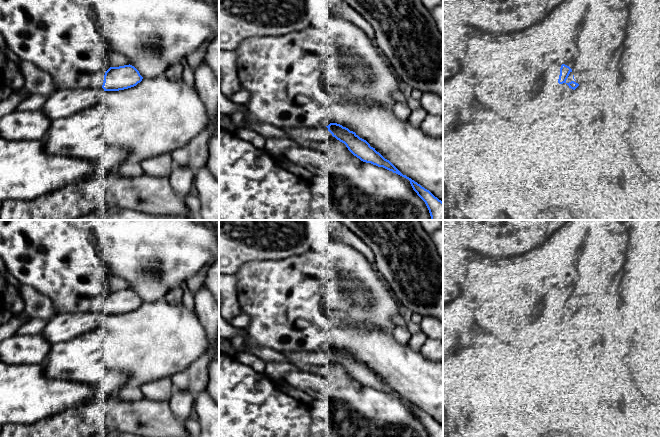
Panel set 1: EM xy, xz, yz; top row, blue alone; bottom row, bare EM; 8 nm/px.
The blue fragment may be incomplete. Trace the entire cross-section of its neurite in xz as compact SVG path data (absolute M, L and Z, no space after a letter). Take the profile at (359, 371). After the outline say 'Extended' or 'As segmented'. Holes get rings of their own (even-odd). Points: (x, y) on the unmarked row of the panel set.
M330 347L325 351L292 351L283 354L291 361L291 364L297 370L319 375L320 366L314 364L319 353L329 355L333 361L344 367L348 374L361 385L383 391L408 403L413 414L425 426L429 437L443 437L443 426L441 424L411 402L403 399L389 384L385 383L375 372L371 371L366 364L360 362L355 356L350 355L348 352L337 347Z. Extended

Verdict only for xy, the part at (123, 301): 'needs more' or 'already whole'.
needs more

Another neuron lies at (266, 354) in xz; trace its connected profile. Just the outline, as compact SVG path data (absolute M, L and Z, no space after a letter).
M253 345L249 347L247 351L265 362L291 363L291 361L283 353L277 352L268 347Z

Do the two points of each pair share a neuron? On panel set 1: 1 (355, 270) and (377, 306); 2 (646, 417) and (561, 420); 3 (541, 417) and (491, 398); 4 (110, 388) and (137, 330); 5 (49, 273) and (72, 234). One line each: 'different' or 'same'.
1: same
2: different
3: same
4: different
5: same

